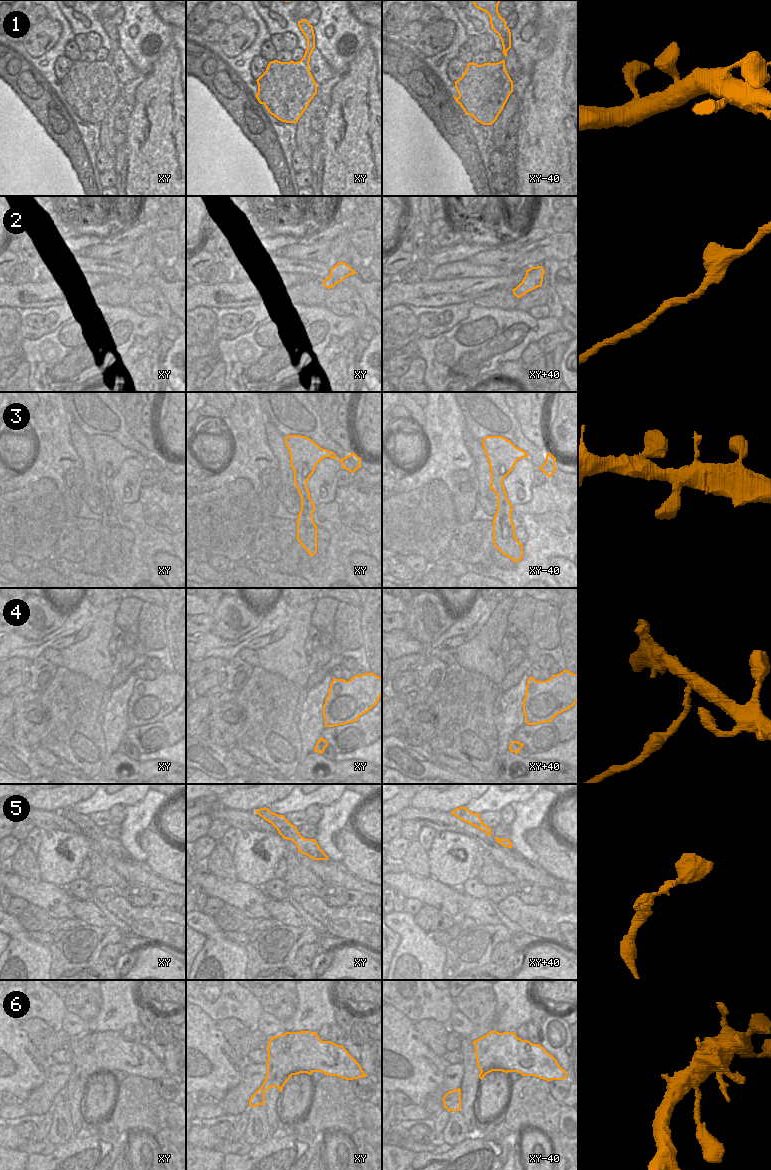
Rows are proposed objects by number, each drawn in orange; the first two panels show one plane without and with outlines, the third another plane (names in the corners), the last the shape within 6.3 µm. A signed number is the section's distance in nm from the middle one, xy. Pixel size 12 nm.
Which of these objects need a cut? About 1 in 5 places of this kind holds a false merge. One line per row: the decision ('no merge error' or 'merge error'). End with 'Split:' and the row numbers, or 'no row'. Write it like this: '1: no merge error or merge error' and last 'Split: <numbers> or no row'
1: no merge error
2: no merge error
3: no merge error
4: merge error
5: no merge error
6: no merge error
Split: 4

